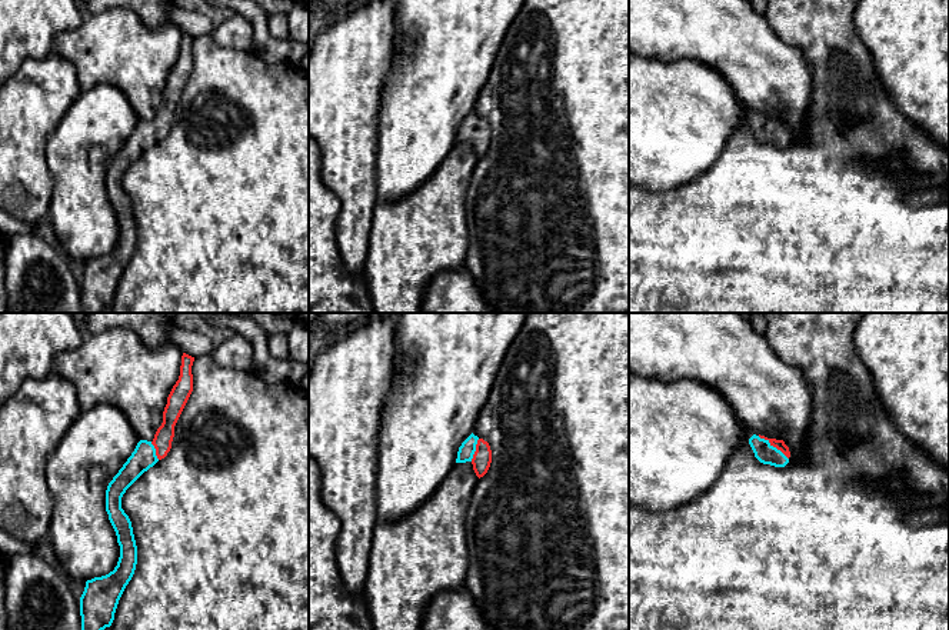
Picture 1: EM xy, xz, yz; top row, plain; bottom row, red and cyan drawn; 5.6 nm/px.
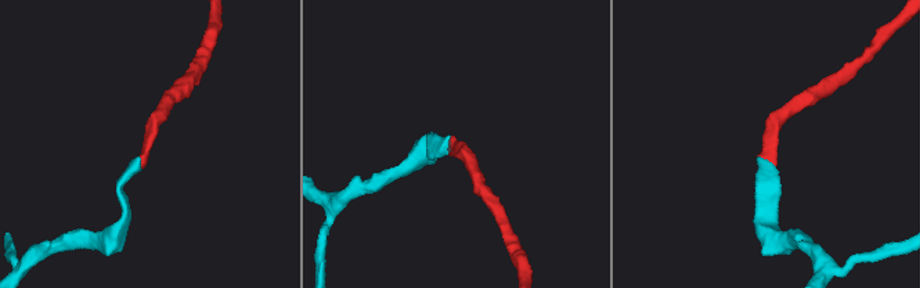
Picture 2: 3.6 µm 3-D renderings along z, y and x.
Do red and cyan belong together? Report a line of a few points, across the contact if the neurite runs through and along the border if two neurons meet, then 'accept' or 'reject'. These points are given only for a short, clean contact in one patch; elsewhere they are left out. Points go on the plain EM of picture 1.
line yz (779, 124), (773, 126), (763, 132); accept

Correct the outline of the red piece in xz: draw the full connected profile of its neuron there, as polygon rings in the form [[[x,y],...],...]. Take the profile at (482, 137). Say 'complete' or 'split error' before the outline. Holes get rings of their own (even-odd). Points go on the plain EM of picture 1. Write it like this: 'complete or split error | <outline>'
split error | [[[473,113],[462,123],[457,131],[456,143],[470,141],[476,156],[483,157],[492,143],[492,130],[487,121]]]

